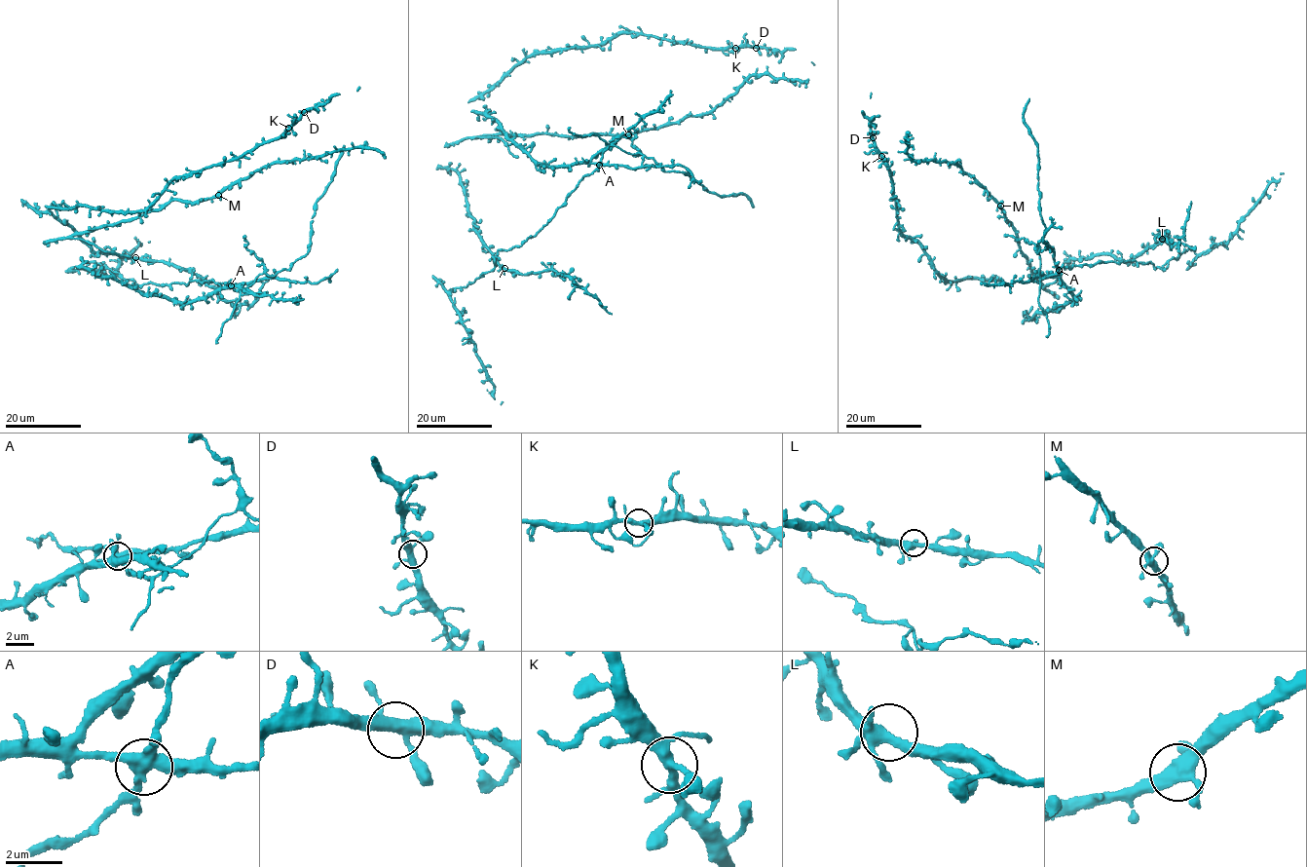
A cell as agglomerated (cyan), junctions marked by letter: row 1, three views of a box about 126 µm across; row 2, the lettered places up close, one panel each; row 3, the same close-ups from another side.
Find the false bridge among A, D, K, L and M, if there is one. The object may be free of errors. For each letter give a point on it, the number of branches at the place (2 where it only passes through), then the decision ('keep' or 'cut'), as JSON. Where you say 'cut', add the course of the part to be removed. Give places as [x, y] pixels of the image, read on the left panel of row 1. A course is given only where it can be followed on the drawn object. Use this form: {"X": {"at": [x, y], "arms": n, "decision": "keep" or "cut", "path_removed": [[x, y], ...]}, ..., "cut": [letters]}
{"A": {"at": [231, 285], "arms": 5, "decision": "keep"}, "D": {"at": [304, 112], "arms": 4, "decision": "keep"}, "K": {"at": [288, 128], "arms": 5, "decision": "keep"}, "L": {"at": [135, 257], "arms": 5, "decision": "keep"}, "M": {"at": [218, 195], "arms": 4, "decision": "keep"}, "cut": []}

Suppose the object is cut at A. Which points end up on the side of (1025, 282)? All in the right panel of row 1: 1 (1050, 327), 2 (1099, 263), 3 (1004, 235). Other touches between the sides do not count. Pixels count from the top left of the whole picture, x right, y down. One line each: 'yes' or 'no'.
1: no
2: no
3: no

